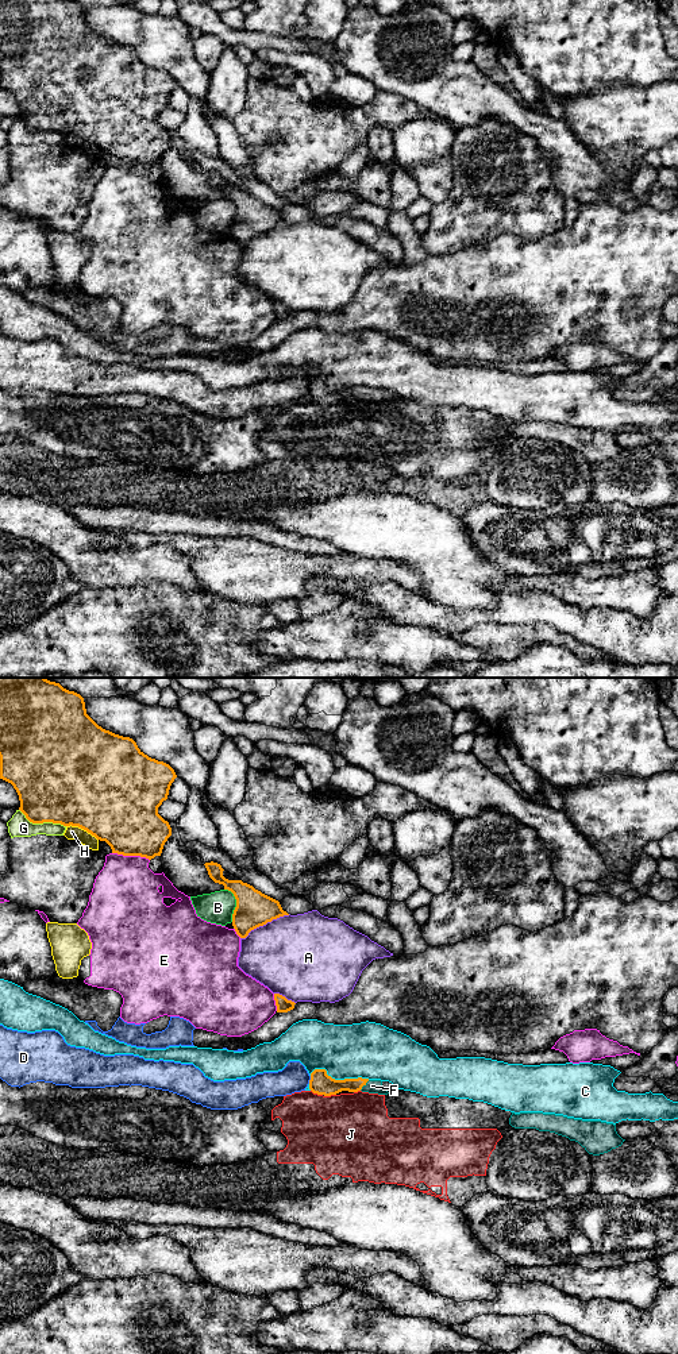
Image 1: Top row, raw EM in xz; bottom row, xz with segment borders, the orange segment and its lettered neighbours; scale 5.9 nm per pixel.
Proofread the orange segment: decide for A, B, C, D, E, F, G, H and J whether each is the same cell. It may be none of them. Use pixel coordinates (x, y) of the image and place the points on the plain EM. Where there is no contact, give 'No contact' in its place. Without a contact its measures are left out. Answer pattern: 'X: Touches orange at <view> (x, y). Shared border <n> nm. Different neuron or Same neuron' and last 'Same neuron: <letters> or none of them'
A: Touches orange at xz (265, 232). Shared border 320 nm. Different neuron
B: Touches orange at xz (237, 212). Shared border 200 nm. Different neuron
C: Touches orange at xz (339, 389). Shared border 360 nm. Different neuron
D: Touches orange at xz (309, 389). Shared border 50 nm. Different neuron
E: Touches orange at xz (131, 164). Shared border 220 nm. Different neuron
F: Touches orange at xz (363, 393). Shared border 90 nm. Same neuron
G: Touches orange at xz (42, 131). Shared border 300 nm. Different neuron
H: Touches orange at xz (83, 137). Shared border 220 nm. Different neuron
J: Touches orange at xz (316, 401). Shared border 80 nm. Different neuron
Same neuron: F

